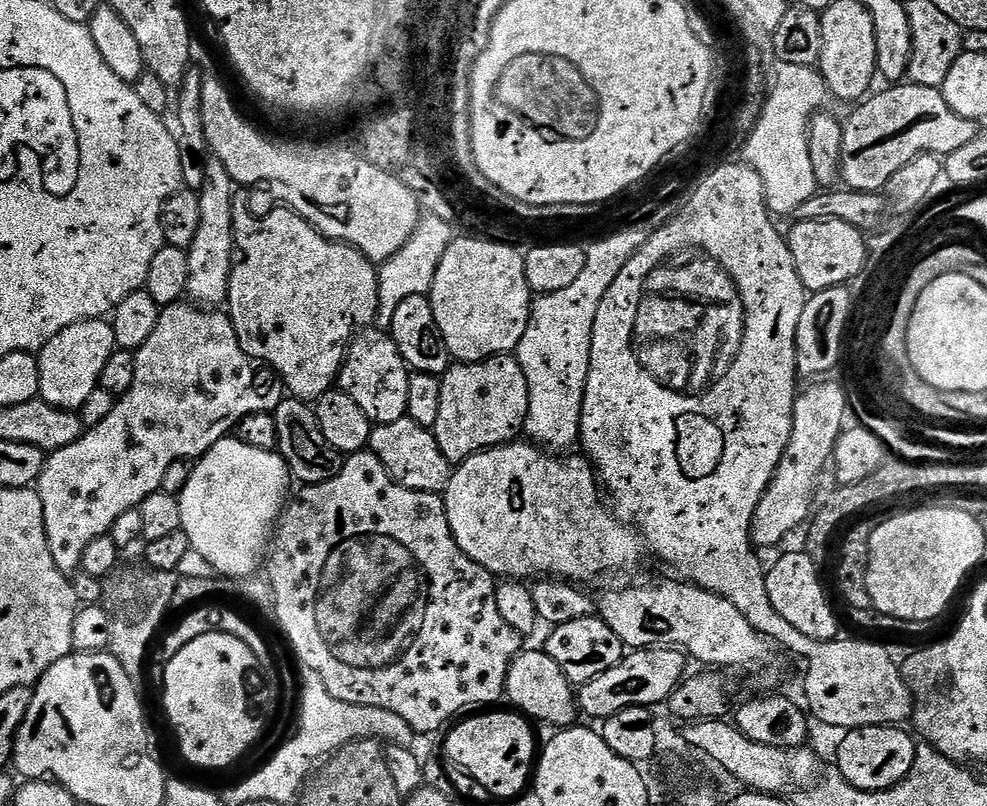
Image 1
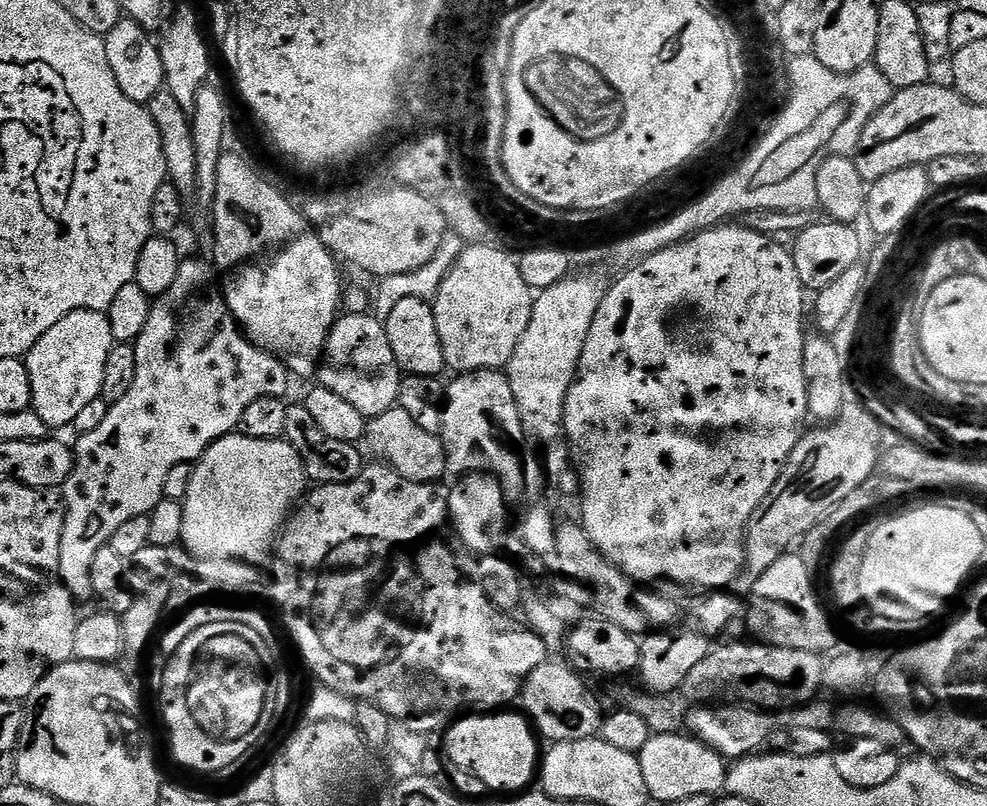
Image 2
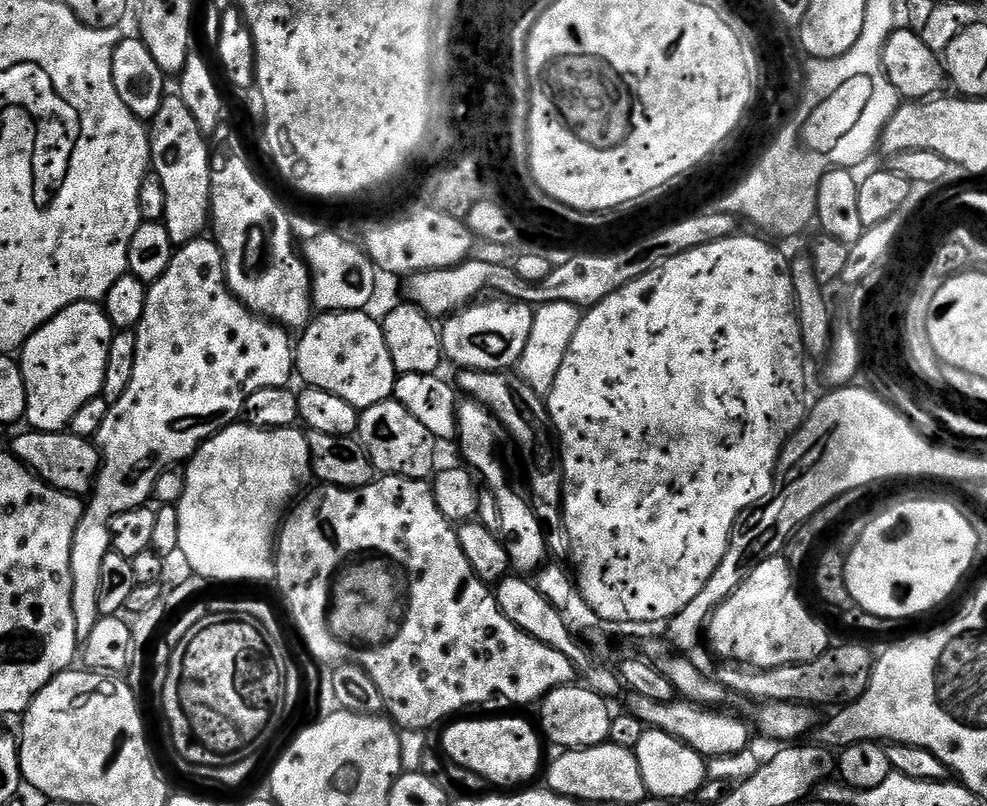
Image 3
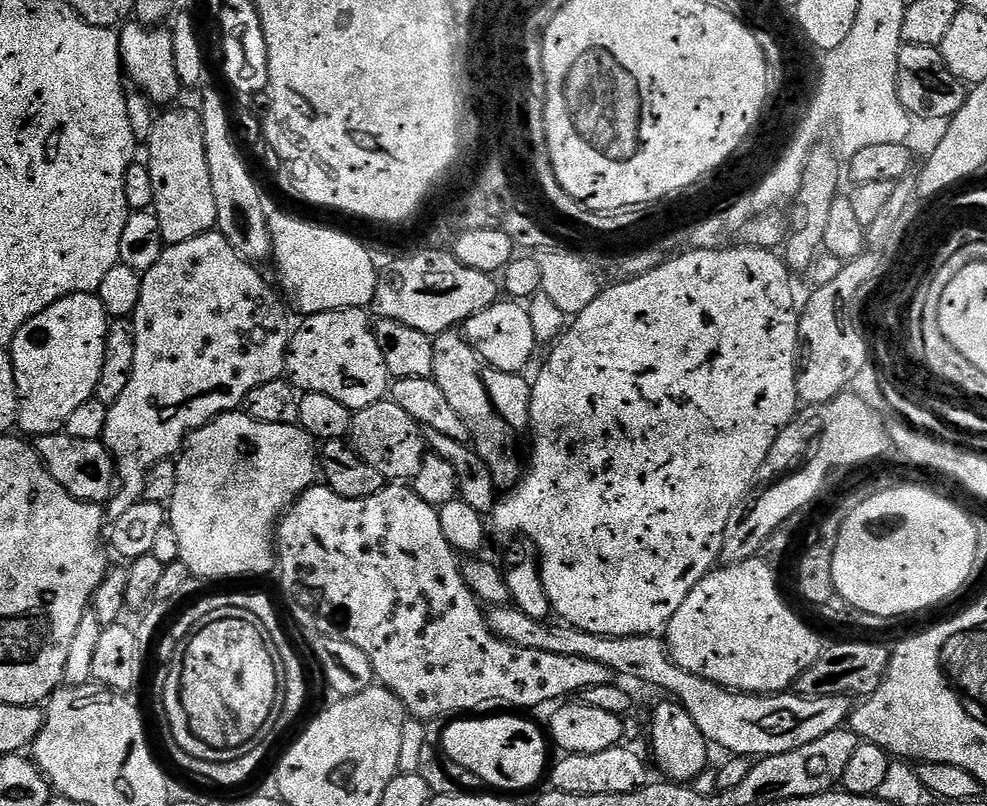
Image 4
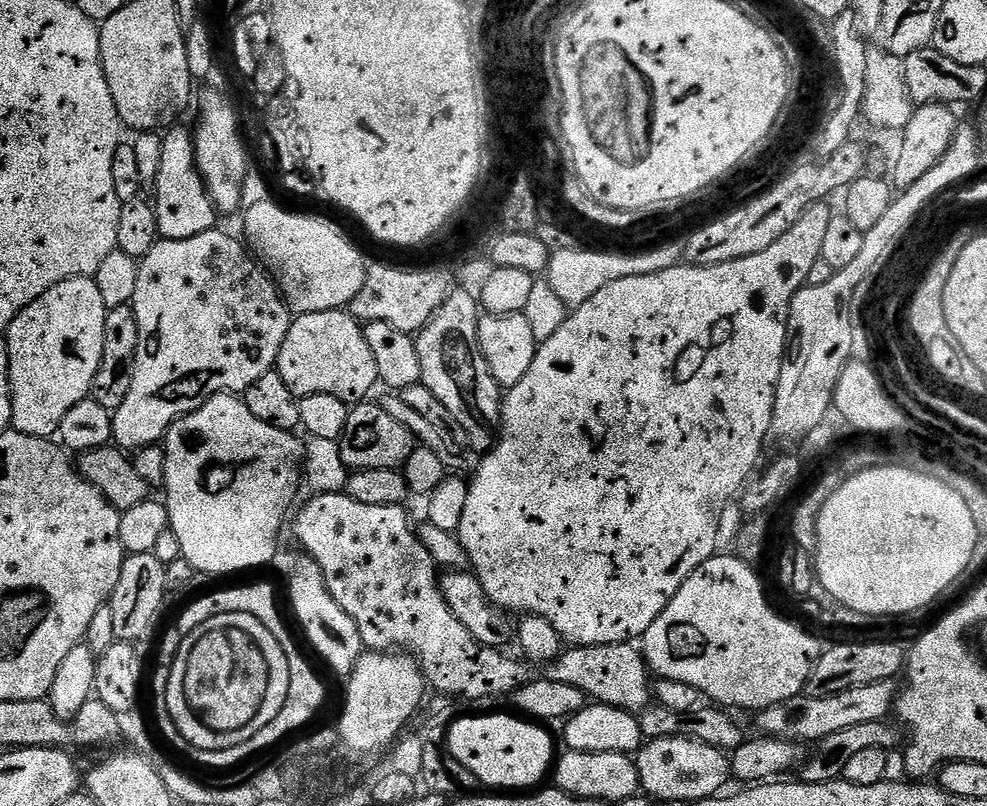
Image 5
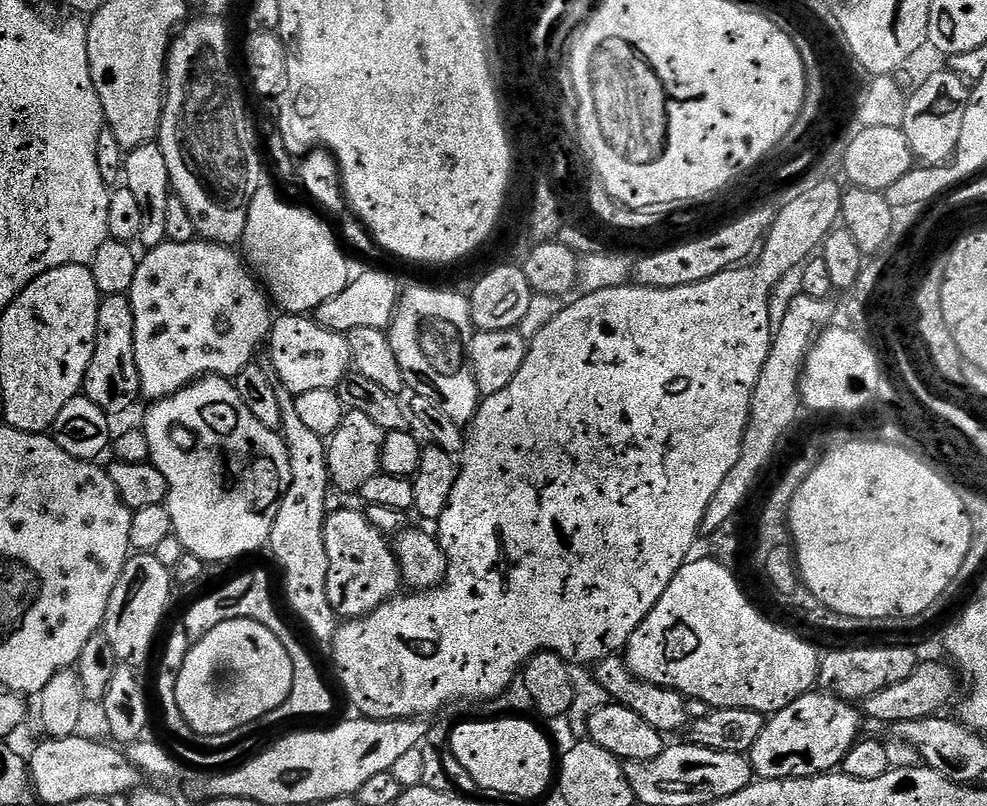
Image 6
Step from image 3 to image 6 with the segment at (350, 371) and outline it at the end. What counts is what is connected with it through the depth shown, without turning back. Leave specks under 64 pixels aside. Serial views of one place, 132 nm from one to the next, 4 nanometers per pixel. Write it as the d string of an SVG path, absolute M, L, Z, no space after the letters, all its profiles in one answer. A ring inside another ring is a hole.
M304 314L277 315L268 333L267 348L272 359L271 371L279 387L291 392L293 397L306 394L306 390L336 390L352 368L347 339L339 332L326 330L315 319Z

